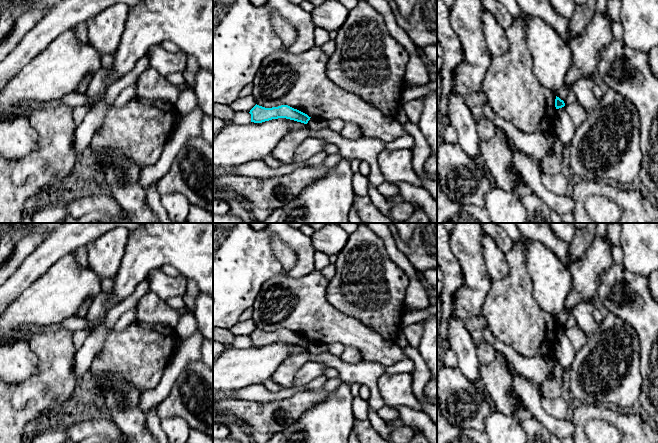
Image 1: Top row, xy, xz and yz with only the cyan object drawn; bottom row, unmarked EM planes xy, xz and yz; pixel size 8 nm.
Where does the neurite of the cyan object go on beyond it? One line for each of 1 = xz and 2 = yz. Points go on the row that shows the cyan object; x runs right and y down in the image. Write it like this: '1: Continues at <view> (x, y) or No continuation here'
1: No continuation here
2: No continuation here

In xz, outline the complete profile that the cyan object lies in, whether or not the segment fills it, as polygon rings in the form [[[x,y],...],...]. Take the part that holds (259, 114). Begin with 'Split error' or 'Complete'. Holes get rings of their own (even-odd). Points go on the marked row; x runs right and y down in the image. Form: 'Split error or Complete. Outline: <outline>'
Complete. Outline: [[[256,104],[249,113],[251,114],[251,122],[254,123],[262,123],[272,119],[286,118],[307,124],[311,118],[307,114],[288,105],[265,108]]]

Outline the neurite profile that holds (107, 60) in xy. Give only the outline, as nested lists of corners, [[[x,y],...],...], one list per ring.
[[[116,53],[103,55],[101,58],[102,69],[110,68],[114,62]]]

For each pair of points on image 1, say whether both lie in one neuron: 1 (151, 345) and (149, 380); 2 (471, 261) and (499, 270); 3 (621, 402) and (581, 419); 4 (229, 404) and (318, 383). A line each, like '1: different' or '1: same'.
1: same
2: different
3: different
4: different

